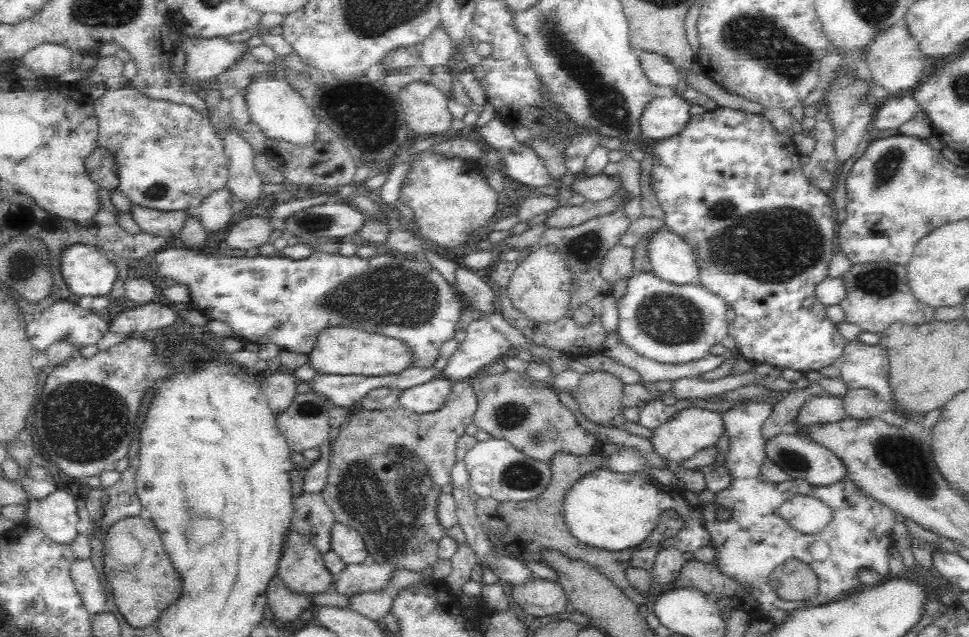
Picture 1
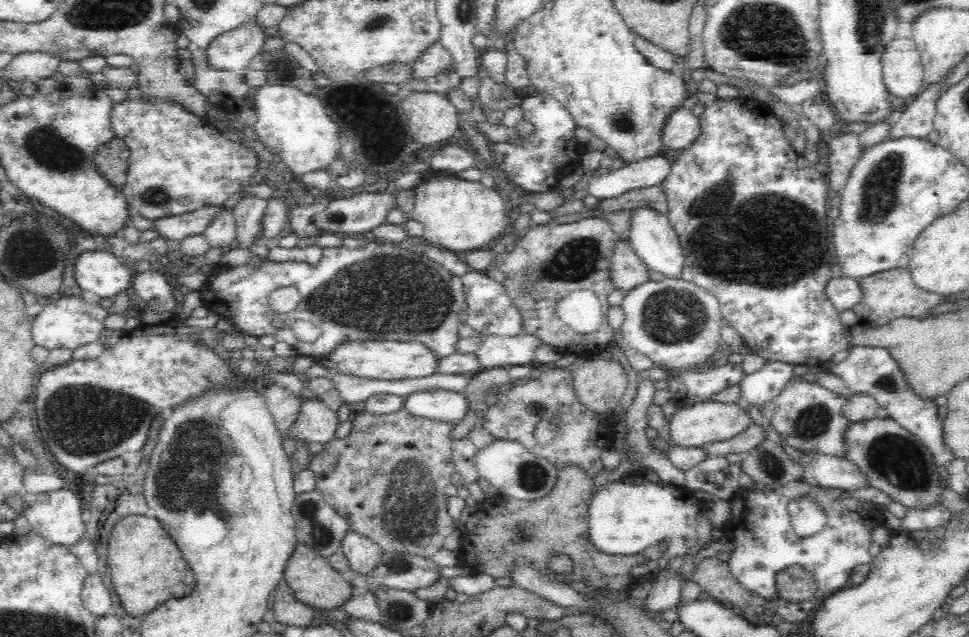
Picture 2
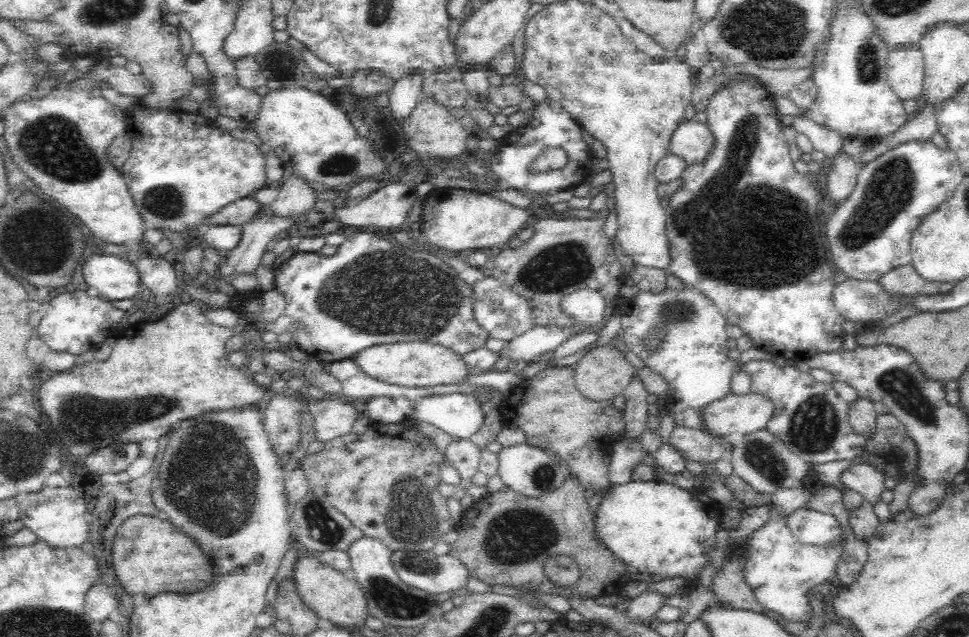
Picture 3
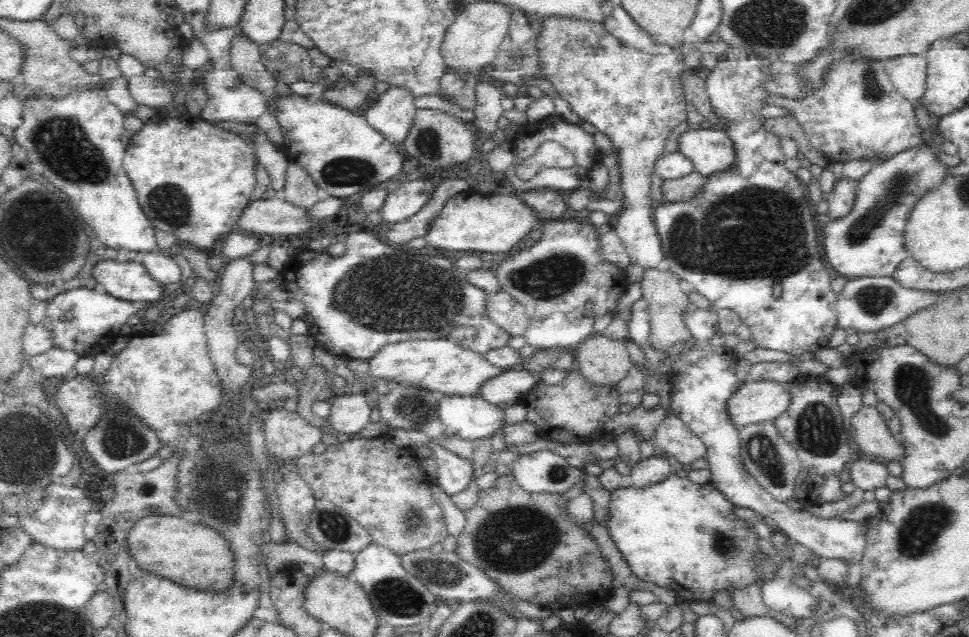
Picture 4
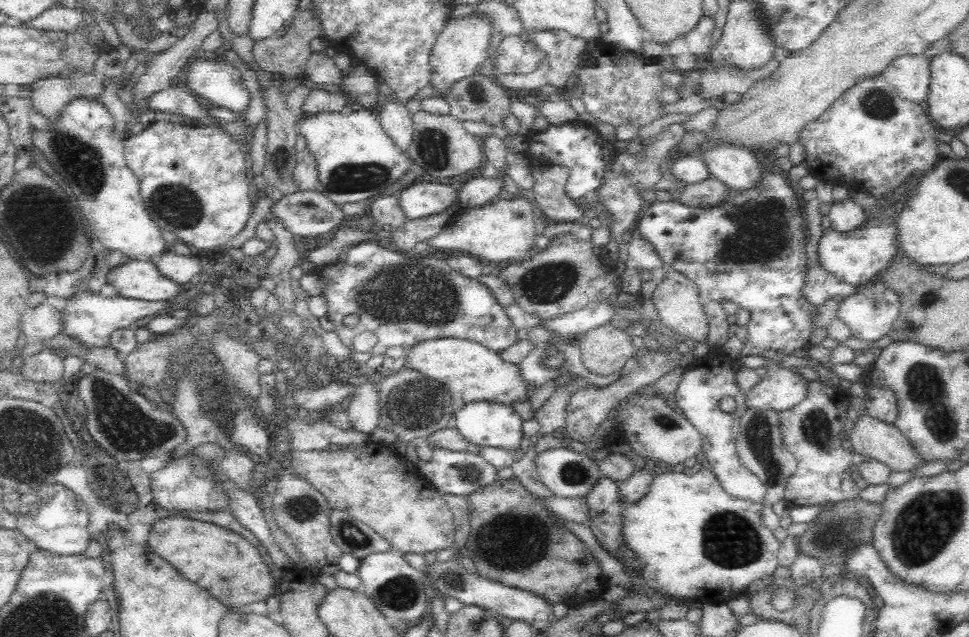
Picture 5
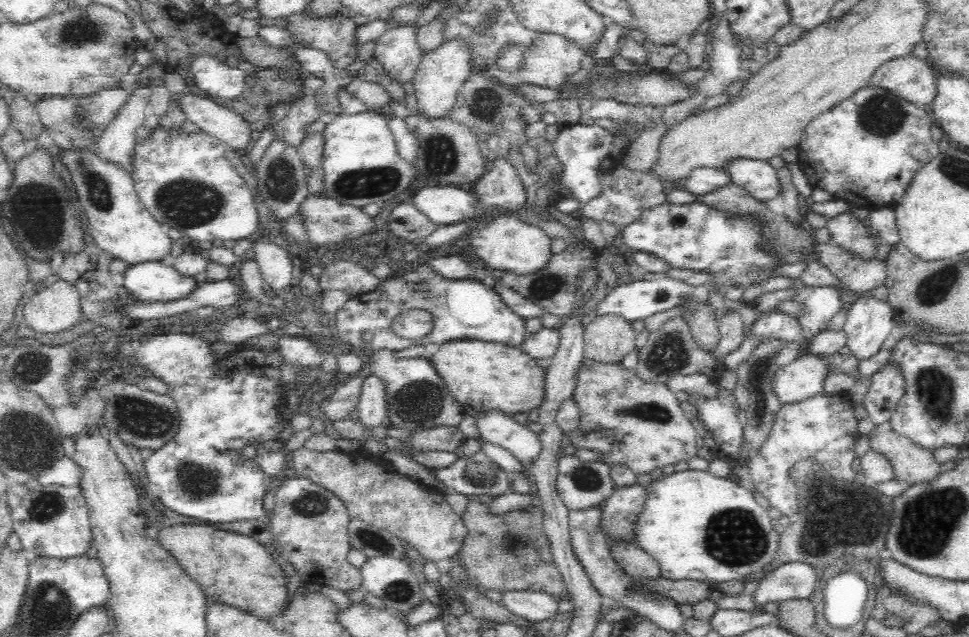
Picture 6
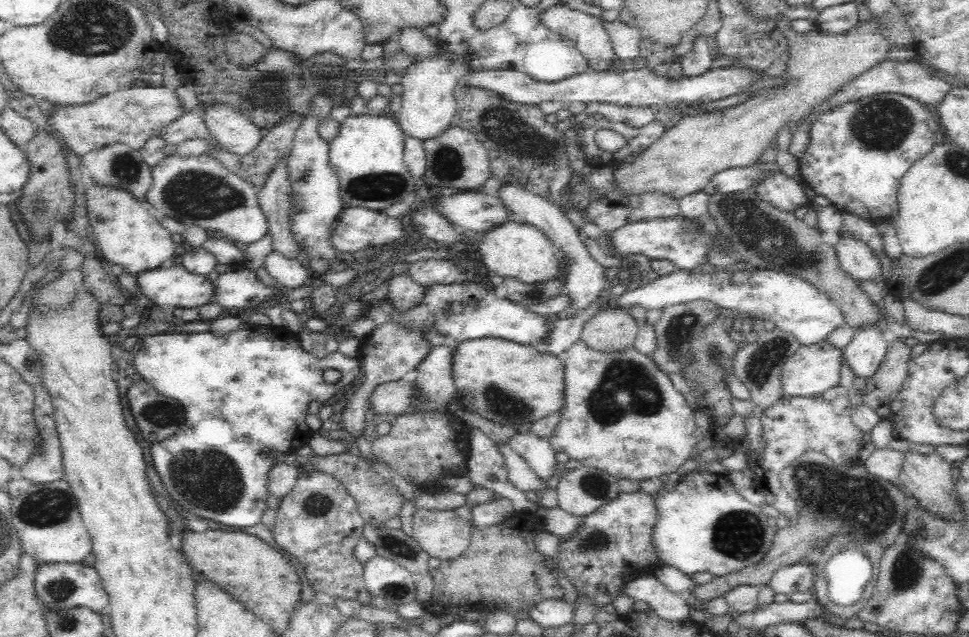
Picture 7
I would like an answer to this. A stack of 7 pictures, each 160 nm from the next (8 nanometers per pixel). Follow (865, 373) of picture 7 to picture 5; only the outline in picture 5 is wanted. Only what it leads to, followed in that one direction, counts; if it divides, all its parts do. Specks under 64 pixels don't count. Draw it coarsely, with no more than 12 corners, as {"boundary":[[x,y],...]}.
{"boundary":[[875,279],[844,297],[837,316],[851,336],[876,342],[899,313],[898,295]]}

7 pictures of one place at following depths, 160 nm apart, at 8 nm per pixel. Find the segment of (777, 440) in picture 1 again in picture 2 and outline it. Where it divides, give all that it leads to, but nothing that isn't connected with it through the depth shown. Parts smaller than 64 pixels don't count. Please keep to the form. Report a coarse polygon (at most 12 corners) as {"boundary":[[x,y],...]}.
{"boundary":[[802,452],[802,479],[852,492],[868,477],[846,457]]}

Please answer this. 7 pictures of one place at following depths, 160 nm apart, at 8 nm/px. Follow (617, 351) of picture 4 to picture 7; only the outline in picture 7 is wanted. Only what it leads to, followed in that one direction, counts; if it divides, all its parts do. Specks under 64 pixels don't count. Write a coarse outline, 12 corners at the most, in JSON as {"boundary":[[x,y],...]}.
{"boundary":[[605,307],[580,340],[593,350],[634,345],[638,324],[627,310]]}

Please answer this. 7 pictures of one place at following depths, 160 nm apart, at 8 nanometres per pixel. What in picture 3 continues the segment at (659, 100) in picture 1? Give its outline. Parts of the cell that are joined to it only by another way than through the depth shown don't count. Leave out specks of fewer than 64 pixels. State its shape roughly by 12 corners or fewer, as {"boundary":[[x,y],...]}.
{"boundary":[[682,120],[670,152],[702,164],[716,146],[707,124]]}

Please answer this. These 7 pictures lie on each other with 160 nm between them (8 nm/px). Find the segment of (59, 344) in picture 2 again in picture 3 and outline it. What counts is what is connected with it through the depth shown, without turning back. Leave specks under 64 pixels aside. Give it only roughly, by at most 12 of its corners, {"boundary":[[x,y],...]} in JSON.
{"boundary":[[64,292],[36,317],[53,352],[80,356],[107,340],[124,310]]}

